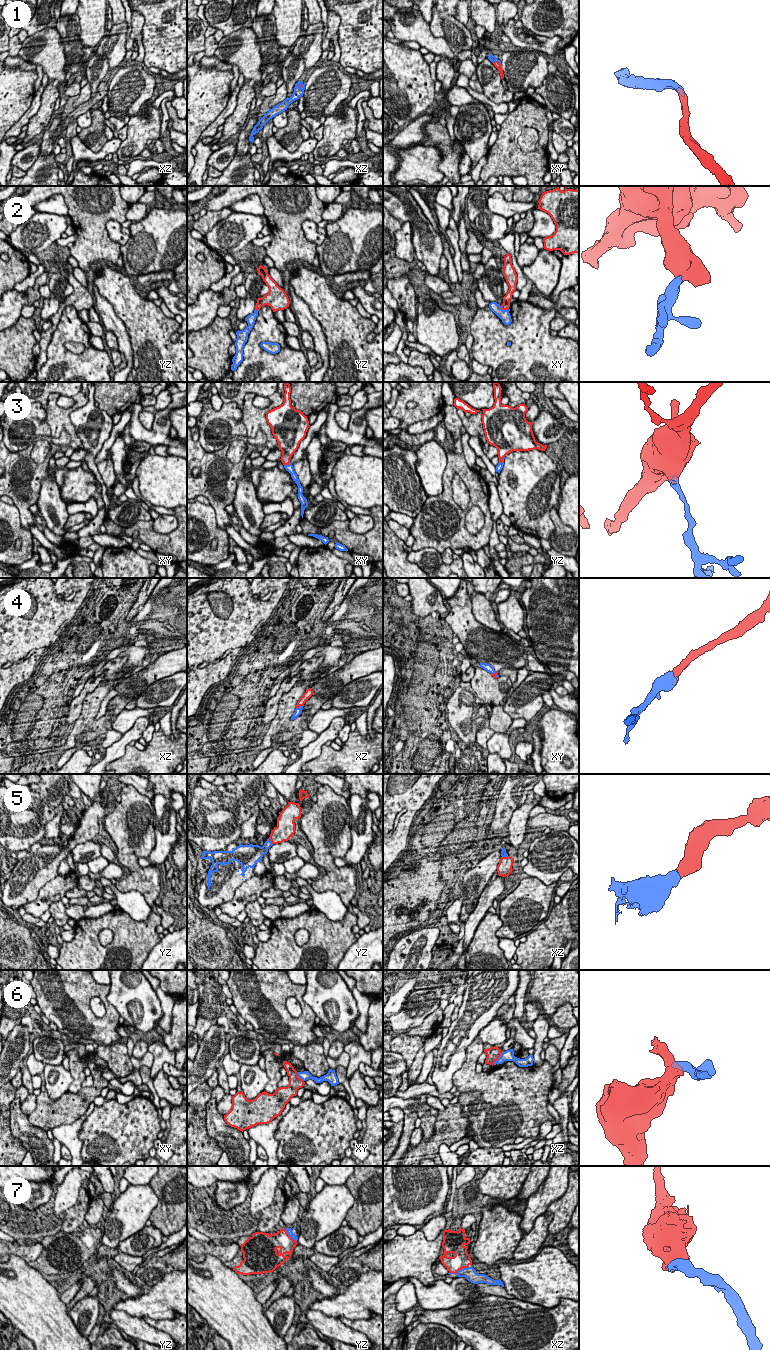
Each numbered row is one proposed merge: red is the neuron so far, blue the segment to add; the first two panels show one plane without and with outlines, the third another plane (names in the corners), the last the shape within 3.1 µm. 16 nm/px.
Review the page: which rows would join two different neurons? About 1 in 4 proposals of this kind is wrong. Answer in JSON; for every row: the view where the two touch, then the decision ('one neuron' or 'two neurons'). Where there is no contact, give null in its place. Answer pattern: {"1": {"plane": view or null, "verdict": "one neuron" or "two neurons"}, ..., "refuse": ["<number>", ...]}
{"1": {"plane": "xy", "verdict": "one neuron"}, "2": {"plane": "xy", "verdict": "one neuron"}, "3": {"plane": "yz", "verdict": "one neuron"}, "4": {"plane": "xz", "verdict": "one neuron"}, "5": {"plane": "yz", "verdict": "one neuron"}, "6": {"plane": "xz", "verdict": "two neurons"}, "7": {"plane": "yz", "verdict": "one neuron"}, "refuse": ["6"]}

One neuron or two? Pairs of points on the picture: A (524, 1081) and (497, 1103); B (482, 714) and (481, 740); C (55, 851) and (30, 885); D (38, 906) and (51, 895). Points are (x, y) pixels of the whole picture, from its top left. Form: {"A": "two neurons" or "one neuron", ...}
{"A": "one neuron", "B": "two neurons", "C": "one neuron", "D": "one neuron"}

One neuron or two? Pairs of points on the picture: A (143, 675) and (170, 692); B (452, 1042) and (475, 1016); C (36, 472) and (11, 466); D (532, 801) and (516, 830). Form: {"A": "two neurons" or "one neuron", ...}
{"A": "two neurons", "B": "one neuron", "C": "one neuron", "D": "one neuron"}

